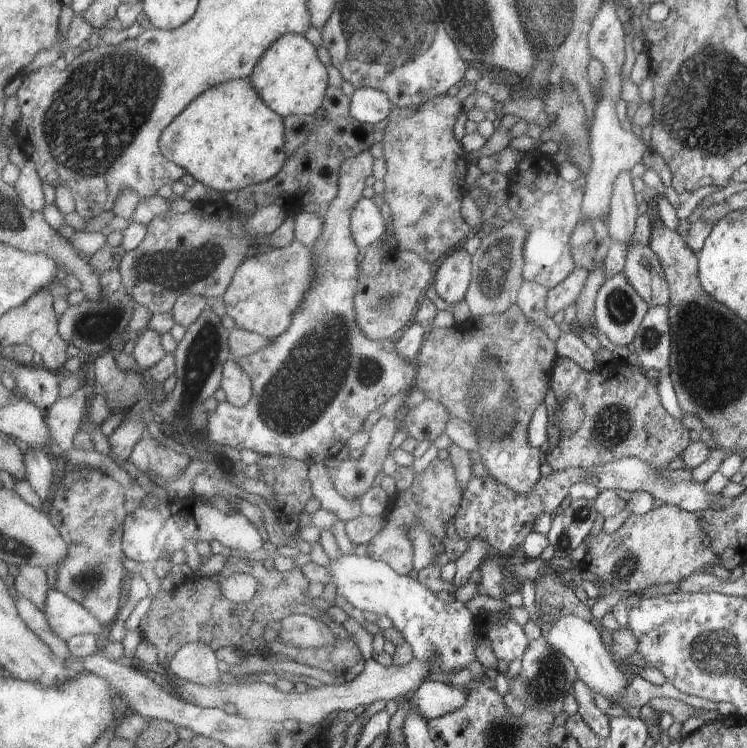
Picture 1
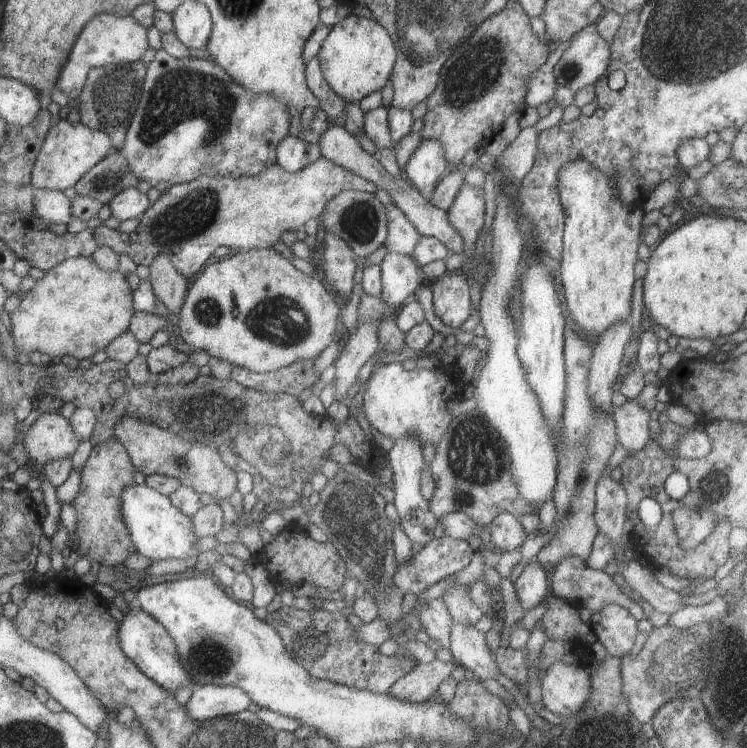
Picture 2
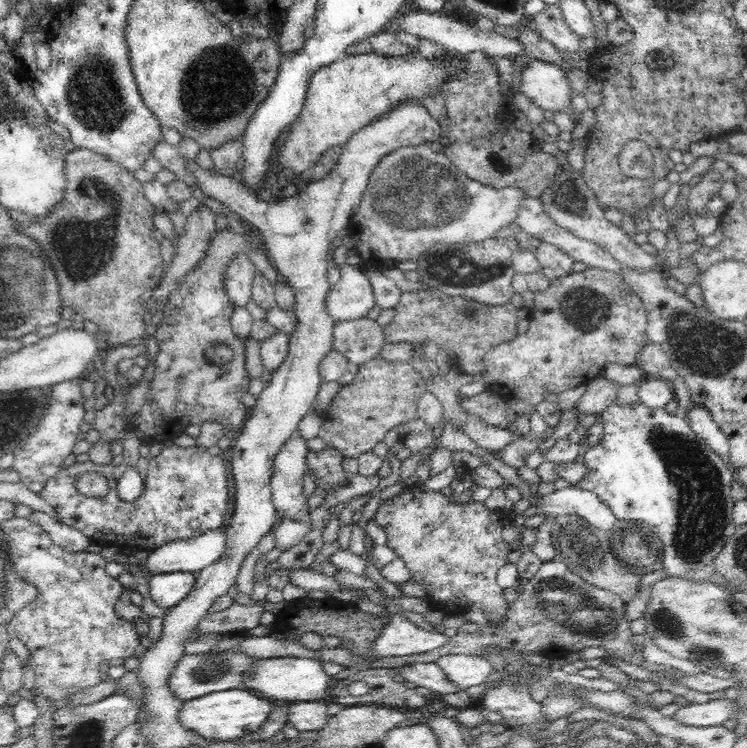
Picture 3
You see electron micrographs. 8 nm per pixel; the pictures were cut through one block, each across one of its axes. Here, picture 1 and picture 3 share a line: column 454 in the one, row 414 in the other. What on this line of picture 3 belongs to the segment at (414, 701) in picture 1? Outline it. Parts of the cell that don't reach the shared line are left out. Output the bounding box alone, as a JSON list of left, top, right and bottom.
[686,405,730,466]

